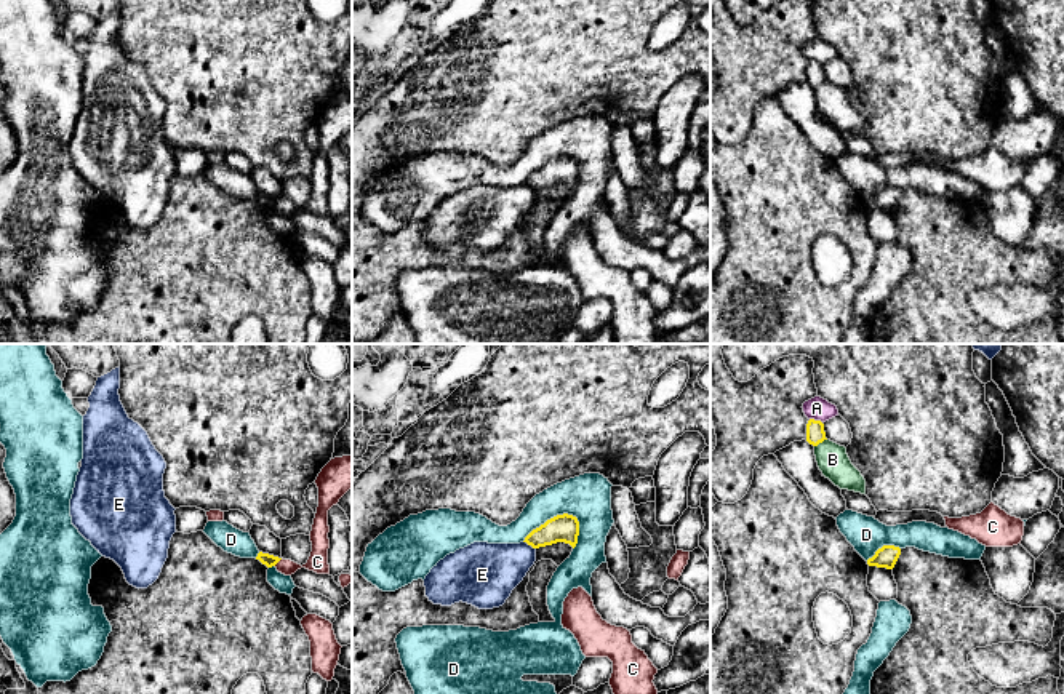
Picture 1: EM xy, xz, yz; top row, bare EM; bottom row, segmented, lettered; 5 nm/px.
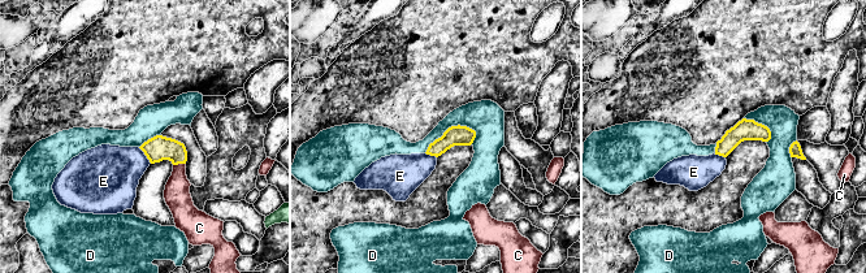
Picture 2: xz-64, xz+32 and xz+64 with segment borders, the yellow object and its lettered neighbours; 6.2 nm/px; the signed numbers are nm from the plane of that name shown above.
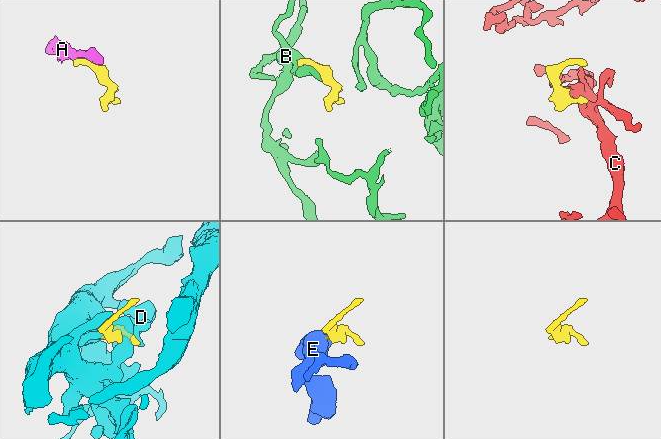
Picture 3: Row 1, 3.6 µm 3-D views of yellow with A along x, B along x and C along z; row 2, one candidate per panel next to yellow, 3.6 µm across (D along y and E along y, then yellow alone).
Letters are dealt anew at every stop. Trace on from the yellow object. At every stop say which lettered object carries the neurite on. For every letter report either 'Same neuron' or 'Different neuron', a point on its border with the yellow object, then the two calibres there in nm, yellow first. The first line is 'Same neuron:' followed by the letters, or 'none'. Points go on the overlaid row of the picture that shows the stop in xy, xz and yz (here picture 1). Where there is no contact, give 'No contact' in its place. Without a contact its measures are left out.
Same neuron: C
A: Different neuron. Touches yellow at yz (816, 421). Thickness 100 nm (yellow) against 120 nm
B: Different neuron. Touches yellow at yz (820, 442). Thickness 100 nm (yellow) against 160 nm
C: Same neuron. Touches yellow at xy (277, 562). Thickness 60 nm (yellow) against 100 nm
D: Different neuron. Touches yellow at xz (551, 518). Thickness 140 nm (yellow) against 240 nm
E: Different neuron. Touches yellow at xz (530, 544). Thickness 140 nm (yellow) against 280 nm

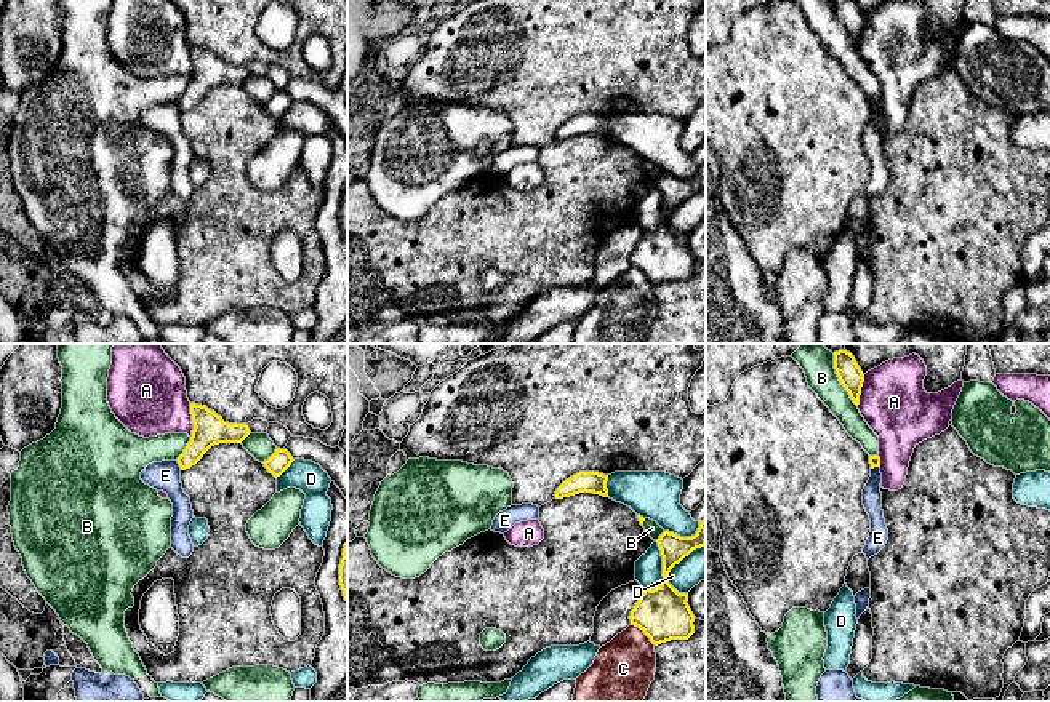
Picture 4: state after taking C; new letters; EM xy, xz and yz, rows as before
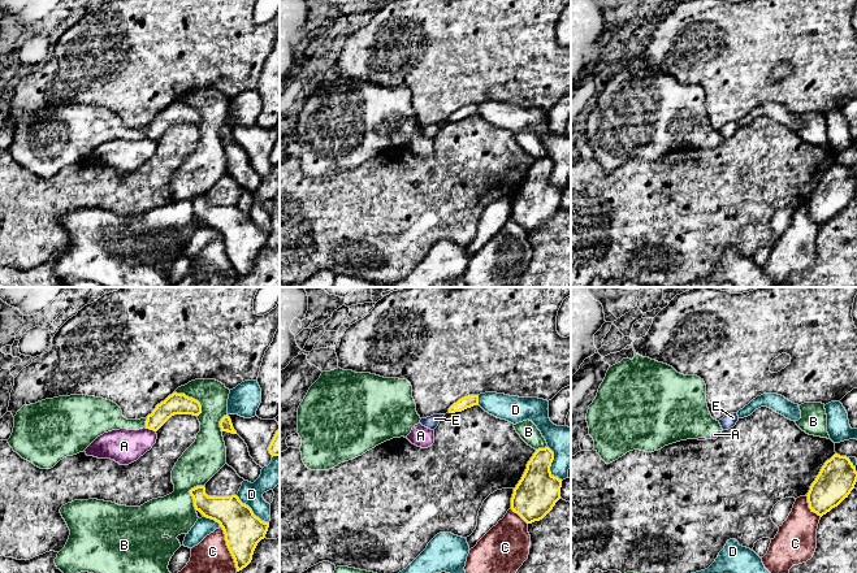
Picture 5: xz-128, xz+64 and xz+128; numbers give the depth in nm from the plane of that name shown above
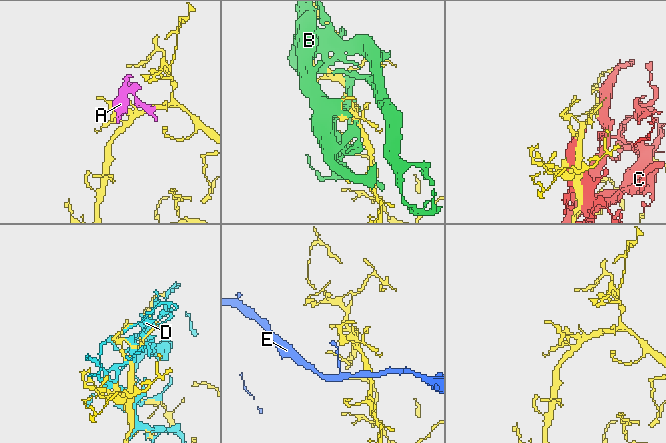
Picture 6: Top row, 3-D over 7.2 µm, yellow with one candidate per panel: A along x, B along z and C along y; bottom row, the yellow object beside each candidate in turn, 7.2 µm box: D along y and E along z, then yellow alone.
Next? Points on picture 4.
Same neuron: none
A: Different neuron. Touches yellow at xy (192, 421). Thickness 160 nm (yellow) against 380 nm
B: Different neuron. Touches yellow at yz (839, 379). Thickness 120 nm (yellow) against 160 nm
C: Different neuron. Touches yellow at xz (644, 632). Thickness 260 nm (yellow) against 300 nm
D: Different neuron. Touches yellow at xz (663, 568). Thickness 260 nm (yellow) against 140 nm
E: Different neuron. Touches yellow at xy (178, 462). Thickness 160 nm (yellow) against 150 nm

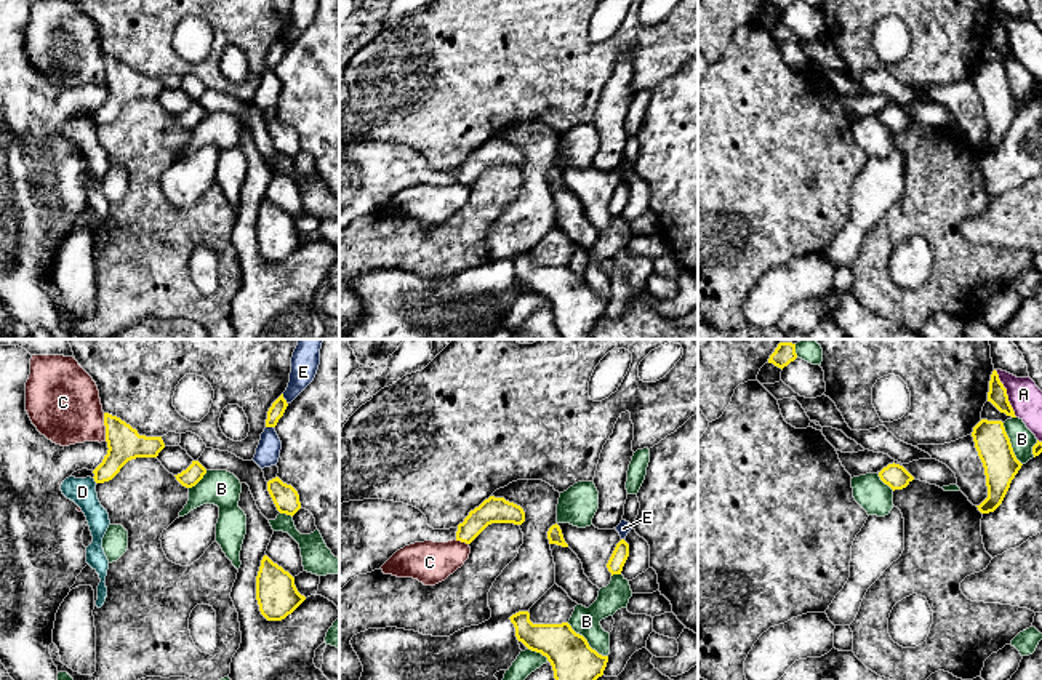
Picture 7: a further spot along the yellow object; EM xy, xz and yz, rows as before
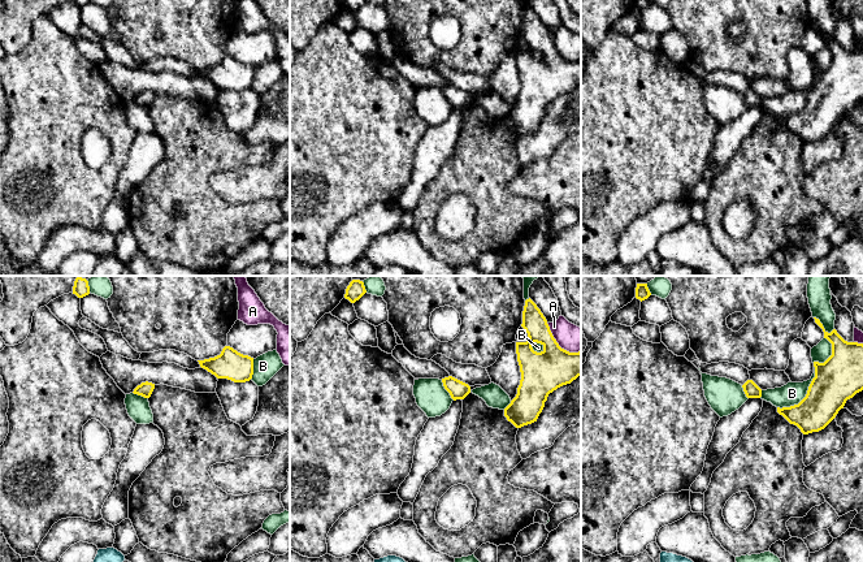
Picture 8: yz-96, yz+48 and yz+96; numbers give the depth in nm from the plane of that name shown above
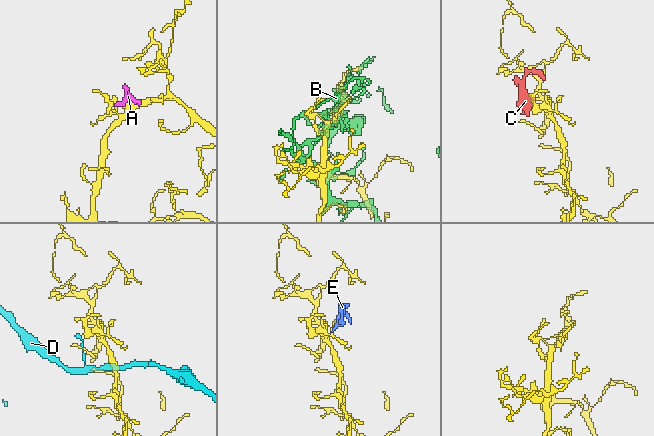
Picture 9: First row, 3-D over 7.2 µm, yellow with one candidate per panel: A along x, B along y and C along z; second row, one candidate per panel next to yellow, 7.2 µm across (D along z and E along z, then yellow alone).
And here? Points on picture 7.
Same neuron: none
A: Different neuron. Touches yellow at yz (1005, 394). Thickness 100 nm (yellow) against 160 nm
B: Different neuron. Touches yellow at xz (586, 642). Thickness 220 nm (yellow) against 140 nm
C: Different neuron. Touches yellow at xy (106, 428). Thickness 170 nm (yellow) against 360 nm
D: Different neuron. Touches yellow at xy (95, 480). Thickness 170 nm (yellow) against 140 nm
E: Different neuron. Touches yellow at xy (284, 399). Thickness 80 nm (yellow) against 140 nm

